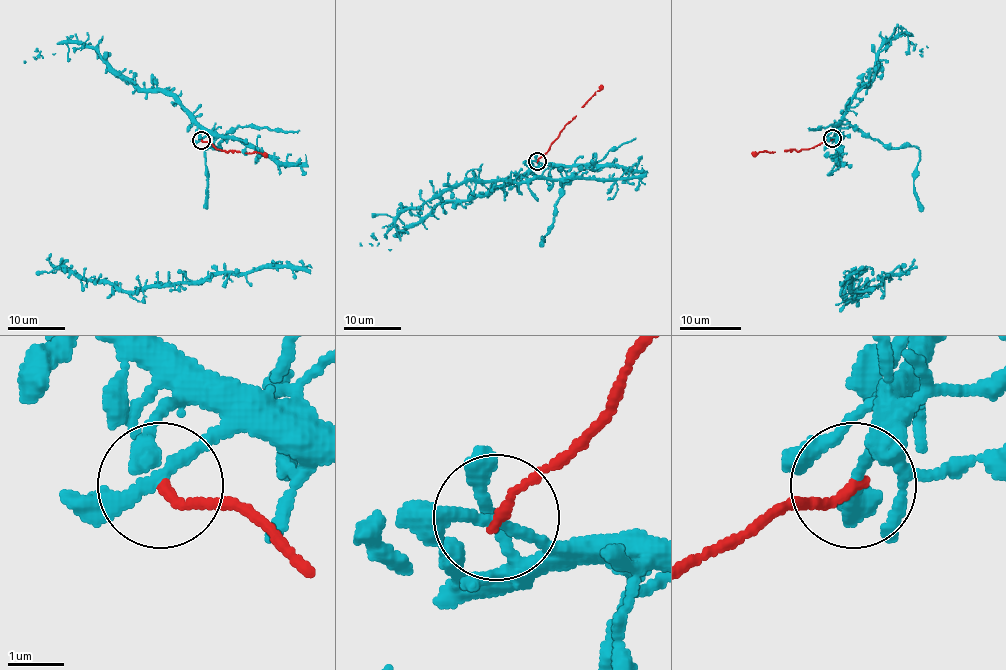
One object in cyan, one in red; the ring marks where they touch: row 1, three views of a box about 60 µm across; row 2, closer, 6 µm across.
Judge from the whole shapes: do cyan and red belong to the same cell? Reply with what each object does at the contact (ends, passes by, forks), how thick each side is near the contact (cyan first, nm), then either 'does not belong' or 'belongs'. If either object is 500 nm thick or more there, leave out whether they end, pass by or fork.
cyan passes by; red ends; calibres 220 and 160 nm; does not belong

